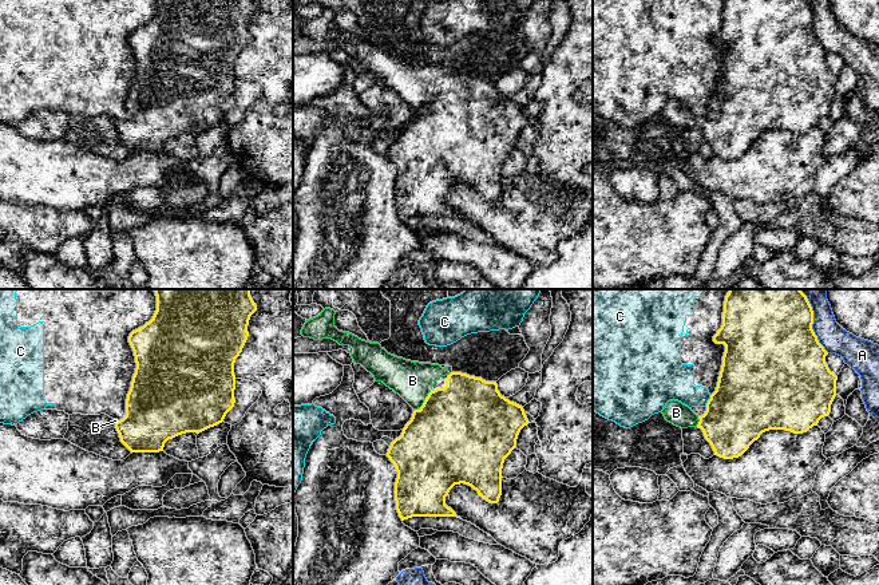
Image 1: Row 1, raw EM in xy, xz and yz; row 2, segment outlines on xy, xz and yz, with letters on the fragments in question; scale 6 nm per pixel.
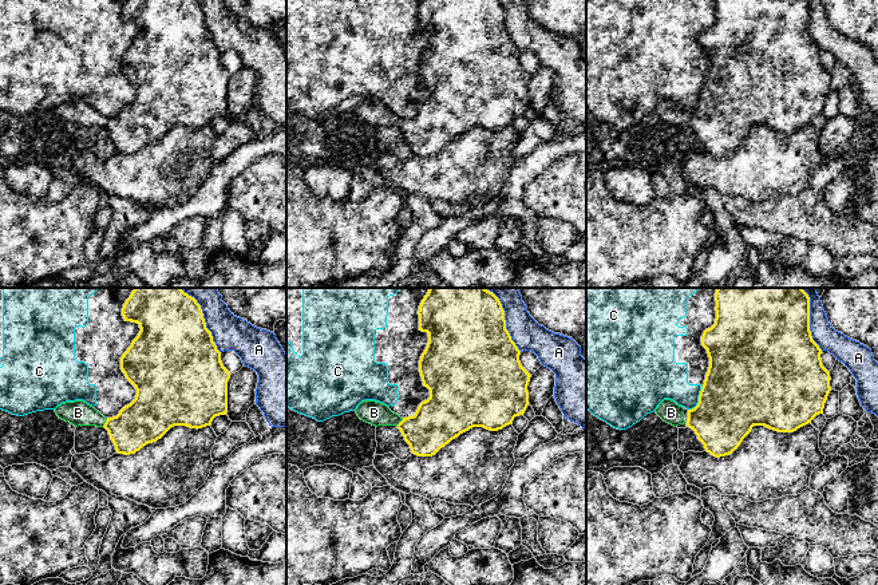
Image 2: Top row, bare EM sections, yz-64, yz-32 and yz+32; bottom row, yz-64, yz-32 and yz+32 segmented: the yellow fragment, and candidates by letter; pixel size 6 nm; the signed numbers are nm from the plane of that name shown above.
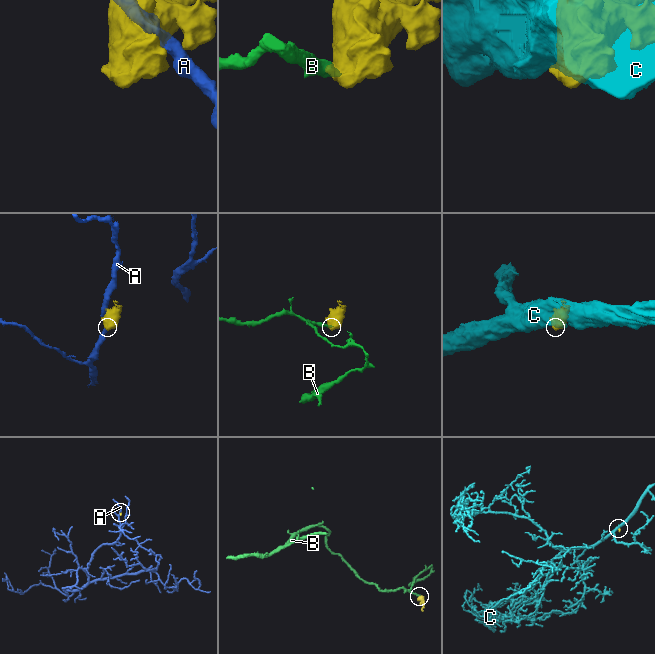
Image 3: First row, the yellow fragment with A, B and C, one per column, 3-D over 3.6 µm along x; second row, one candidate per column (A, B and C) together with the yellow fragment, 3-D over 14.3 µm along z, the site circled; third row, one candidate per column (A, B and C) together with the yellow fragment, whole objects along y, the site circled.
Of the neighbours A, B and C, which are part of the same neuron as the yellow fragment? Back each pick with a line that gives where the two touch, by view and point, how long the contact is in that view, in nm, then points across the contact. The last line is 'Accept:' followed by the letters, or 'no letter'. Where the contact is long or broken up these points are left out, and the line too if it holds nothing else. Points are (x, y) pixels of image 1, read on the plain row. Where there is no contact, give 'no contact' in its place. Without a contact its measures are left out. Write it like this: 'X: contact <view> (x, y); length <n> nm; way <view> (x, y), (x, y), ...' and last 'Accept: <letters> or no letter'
B: contact xz (426, 99); length 130 nm
Accept: B

